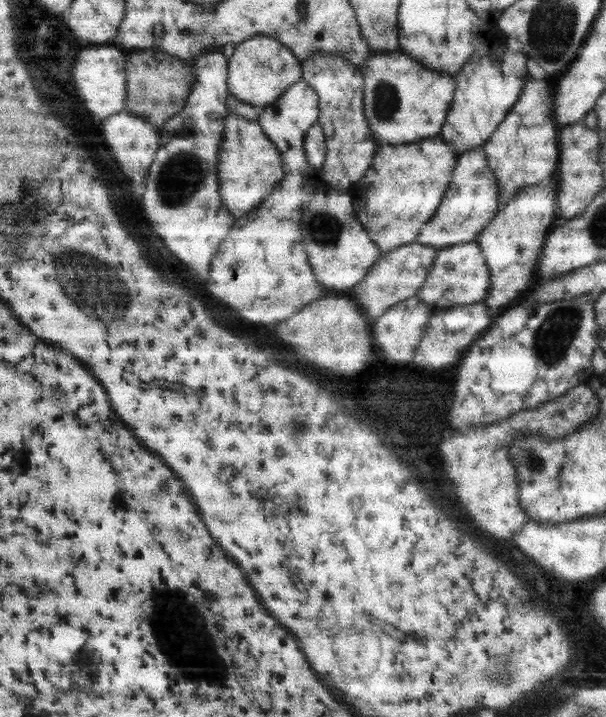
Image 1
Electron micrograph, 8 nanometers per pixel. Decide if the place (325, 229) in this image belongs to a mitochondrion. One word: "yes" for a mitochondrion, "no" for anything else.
yes

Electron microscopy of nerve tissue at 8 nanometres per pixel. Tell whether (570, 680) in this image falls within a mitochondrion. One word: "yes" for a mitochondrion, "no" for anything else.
no

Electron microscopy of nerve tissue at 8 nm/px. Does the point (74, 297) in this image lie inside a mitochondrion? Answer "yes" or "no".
yes

